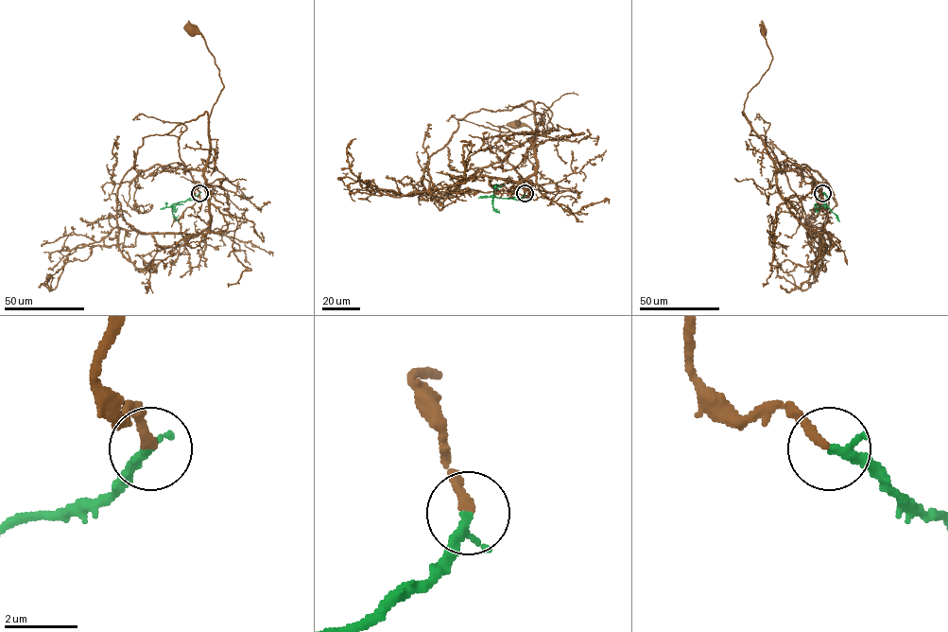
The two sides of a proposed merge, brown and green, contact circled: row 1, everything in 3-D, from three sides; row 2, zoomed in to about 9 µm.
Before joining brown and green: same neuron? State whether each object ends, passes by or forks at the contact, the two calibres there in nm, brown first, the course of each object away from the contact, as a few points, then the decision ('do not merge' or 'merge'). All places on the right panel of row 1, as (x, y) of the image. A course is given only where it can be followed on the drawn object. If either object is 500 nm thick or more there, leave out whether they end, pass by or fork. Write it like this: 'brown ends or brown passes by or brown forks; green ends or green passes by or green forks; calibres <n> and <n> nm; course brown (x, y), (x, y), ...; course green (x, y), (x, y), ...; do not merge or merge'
brown ends; green passes by; calibres 260 and 190 nm; course brown (822, 193), (796, 170), (775, 166), (743, 112), (748, 94), (770, 62), (764, 32); course green (822, 193), (828, 196), (824, 204), (839, 221); merge

